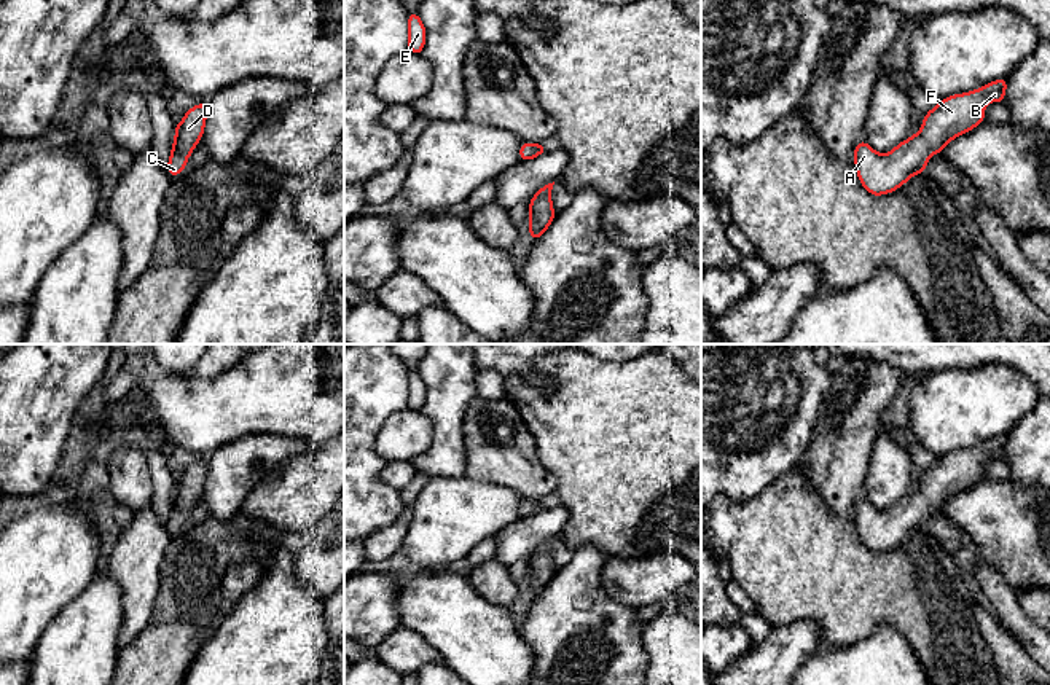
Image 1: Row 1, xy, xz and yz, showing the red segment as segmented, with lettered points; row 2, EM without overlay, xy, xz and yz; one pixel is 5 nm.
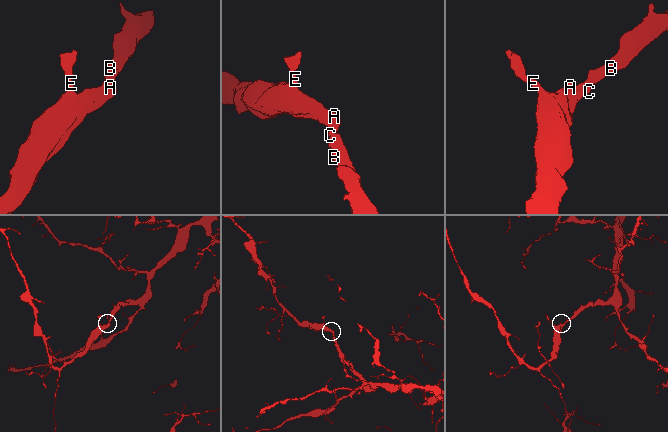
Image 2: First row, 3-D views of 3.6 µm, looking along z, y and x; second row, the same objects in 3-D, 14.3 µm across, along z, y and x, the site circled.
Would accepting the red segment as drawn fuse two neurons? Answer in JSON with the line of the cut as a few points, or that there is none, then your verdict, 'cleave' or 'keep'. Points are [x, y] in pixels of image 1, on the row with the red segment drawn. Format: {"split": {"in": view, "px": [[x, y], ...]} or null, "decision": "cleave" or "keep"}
{"split": null, "decision": "keep"}

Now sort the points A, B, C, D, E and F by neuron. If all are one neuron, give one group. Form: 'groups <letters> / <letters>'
groups A B C D E F

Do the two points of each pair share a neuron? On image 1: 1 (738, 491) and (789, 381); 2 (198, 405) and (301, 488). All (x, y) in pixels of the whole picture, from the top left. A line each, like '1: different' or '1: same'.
1: same
2: different

